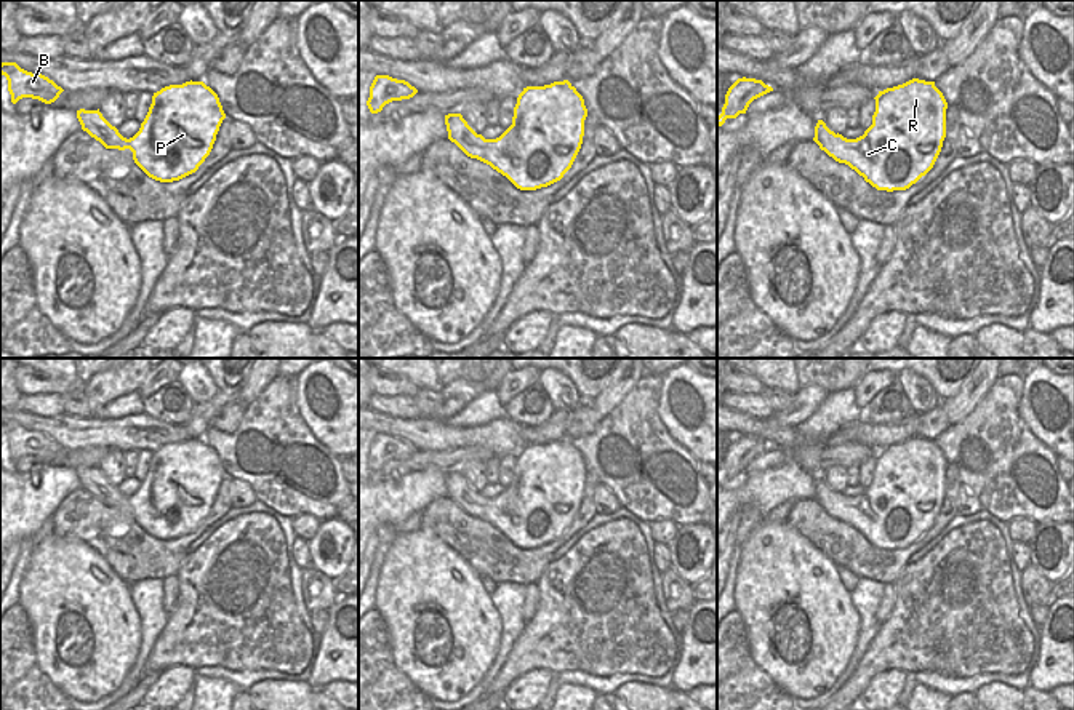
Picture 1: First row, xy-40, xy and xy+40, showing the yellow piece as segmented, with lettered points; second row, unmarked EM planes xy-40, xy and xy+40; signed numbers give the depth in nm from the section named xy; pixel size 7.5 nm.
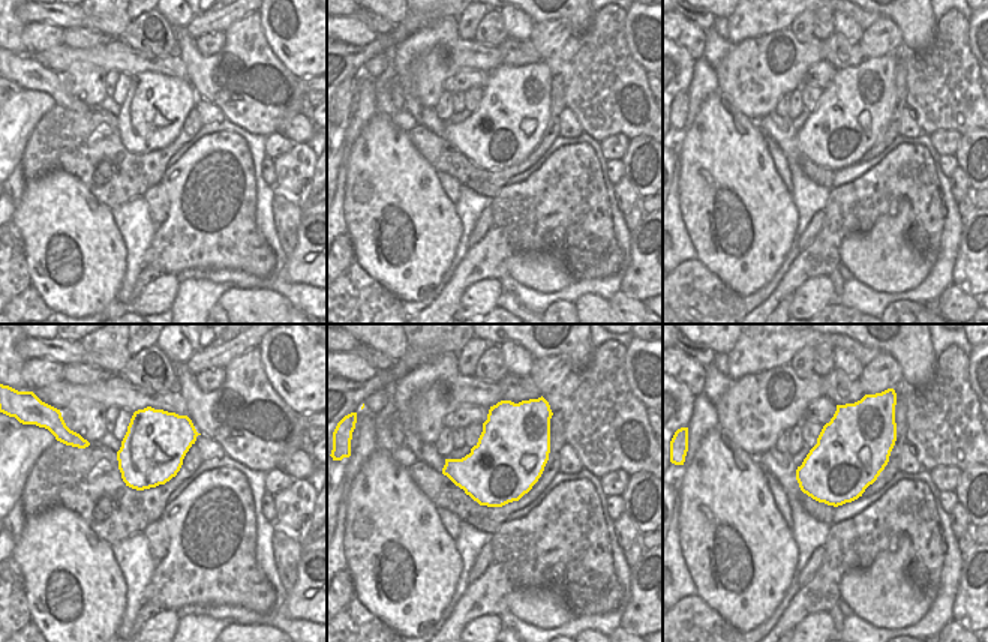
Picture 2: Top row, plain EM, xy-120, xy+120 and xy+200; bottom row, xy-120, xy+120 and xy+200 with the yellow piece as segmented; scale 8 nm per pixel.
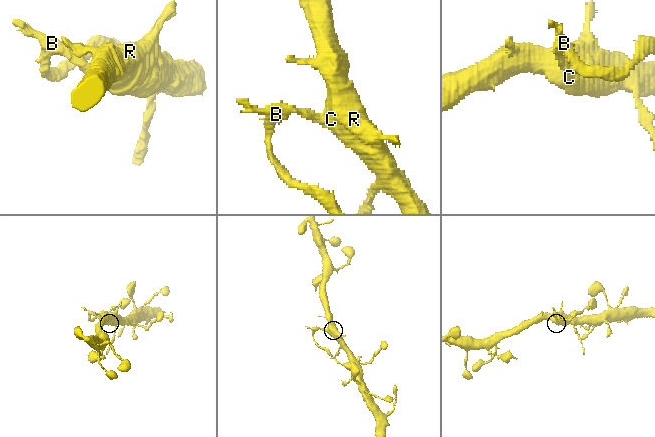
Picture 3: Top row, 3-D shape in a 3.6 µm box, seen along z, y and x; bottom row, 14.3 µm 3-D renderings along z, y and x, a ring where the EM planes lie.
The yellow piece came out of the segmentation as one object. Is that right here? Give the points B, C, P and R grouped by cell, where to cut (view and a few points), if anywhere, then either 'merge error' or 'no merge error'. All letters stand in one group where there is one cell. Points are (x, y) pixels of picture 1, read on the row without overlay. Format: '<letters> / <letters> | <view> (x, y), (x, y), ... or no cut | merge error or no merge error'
B / C P R | xy (476, 491), (466, 491), (455, 501) | merge error

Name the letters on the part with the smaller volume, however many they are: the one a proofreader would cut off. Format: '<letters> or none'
B

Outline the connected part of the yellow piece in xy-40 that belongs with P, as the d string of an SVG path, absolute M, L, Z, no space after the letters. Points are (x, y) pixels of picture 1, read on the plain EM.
M203 440L170 443L154 451L139 489L126 497L106 493L106 507L130 507L134 521L160 540L179 539L210 513L226 472Z

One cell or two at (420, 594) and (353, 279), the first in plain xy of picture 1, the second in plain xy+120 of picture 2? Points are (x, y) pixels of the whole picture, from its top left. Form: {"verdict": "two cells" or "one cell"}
{"verdict": "two cells"}

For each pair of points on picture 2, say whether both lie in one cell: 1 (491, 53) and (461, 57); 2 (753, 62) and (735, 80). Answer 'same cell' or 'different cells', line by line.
1: same cell
2: same cell

